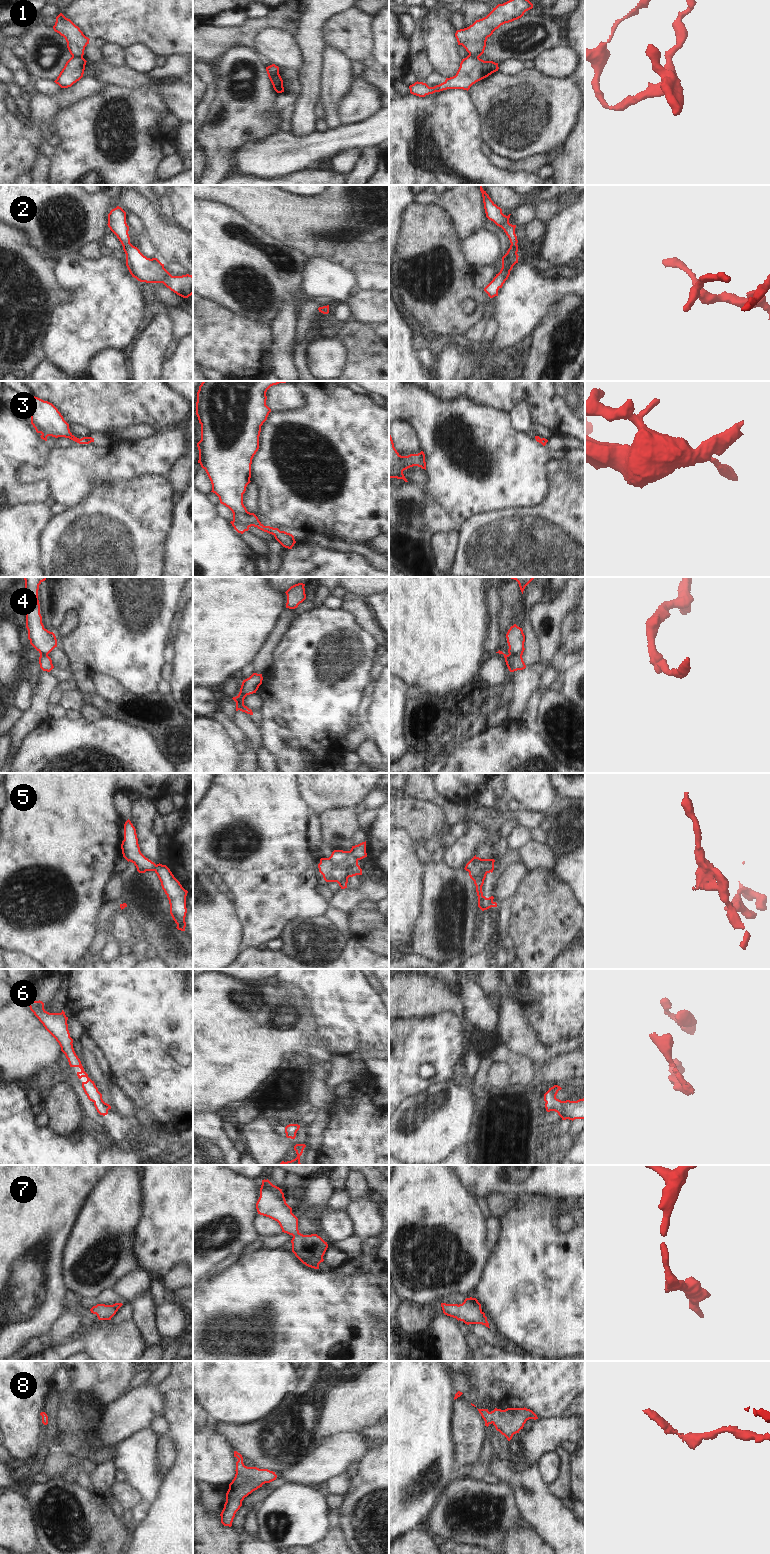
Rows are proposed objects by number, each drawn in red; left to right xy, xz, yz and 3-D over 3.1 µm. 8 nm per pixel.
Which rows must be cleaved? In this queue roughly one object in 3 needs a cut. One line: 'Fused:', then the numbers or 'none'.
Fused: 1, 4

